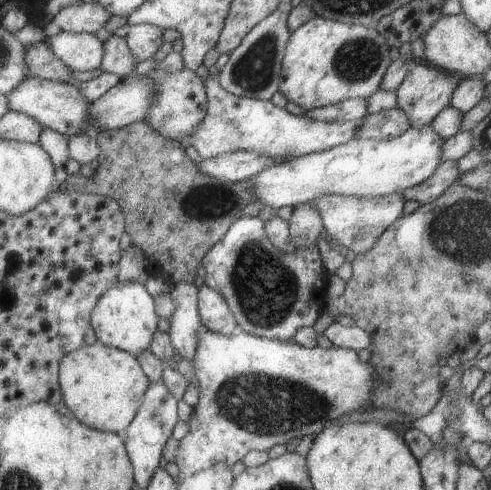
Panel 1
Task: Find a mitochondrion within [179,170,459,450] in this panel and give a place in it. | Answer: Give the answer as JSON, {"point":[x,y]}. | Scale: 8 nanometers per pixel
{"point":[262,407]}

